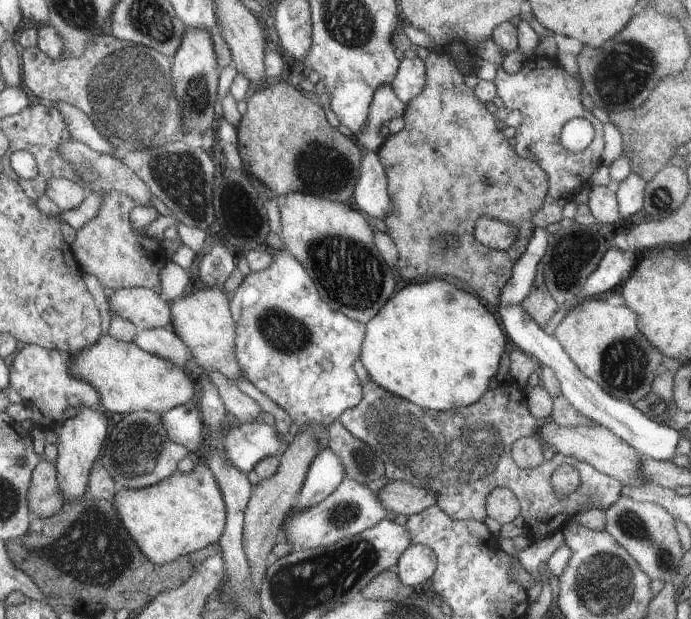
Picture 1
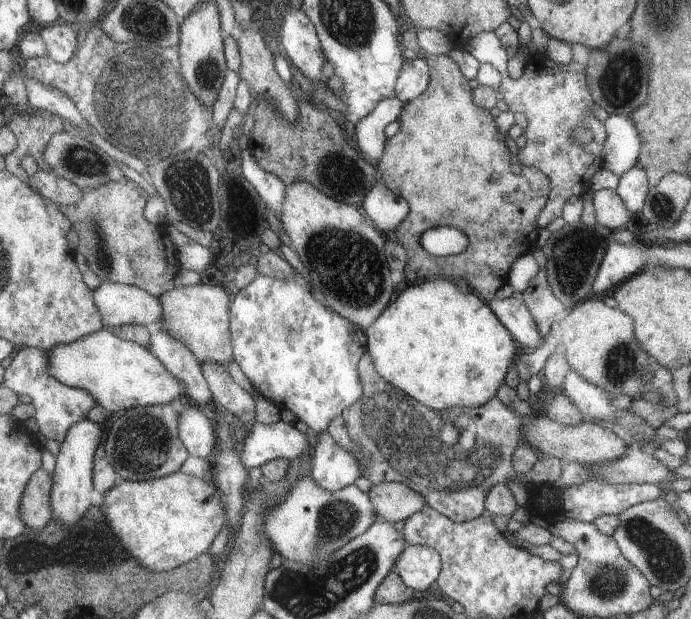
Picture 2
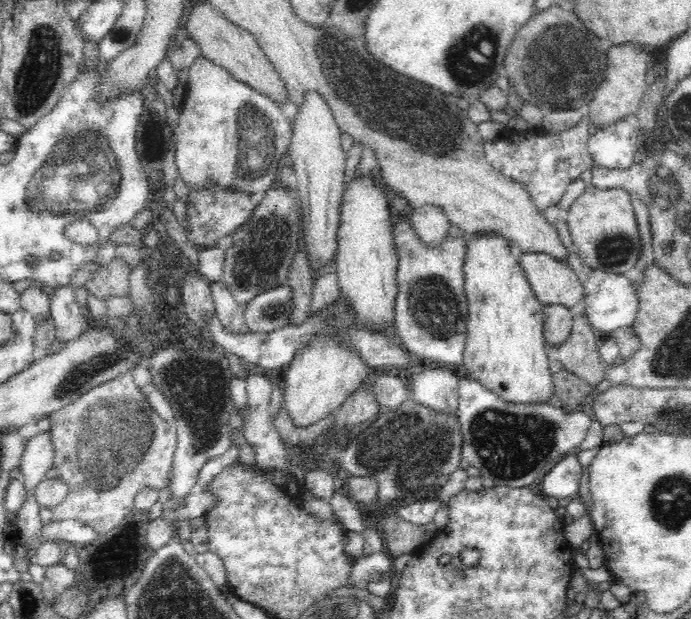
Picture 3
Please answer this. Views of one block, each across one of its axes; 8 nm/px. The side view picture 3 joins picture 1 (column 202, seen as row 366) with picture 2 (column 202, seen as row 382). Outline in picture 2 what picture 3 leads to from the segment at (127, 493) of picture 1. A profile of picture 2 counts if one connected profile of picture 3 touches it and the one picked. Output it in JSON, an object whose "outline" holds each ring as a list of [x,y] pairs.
{"outline":[[[181,470],[173,475],[145,481],[122,481],[104,493],[101,511],[109,522],[125,551],[138,561],[138,564],[154,572],[174,570],[201,554],[208,552],[212,541],[222,528],[224,510],[220,504],[220,494],[216,483],[187,475]]]}

